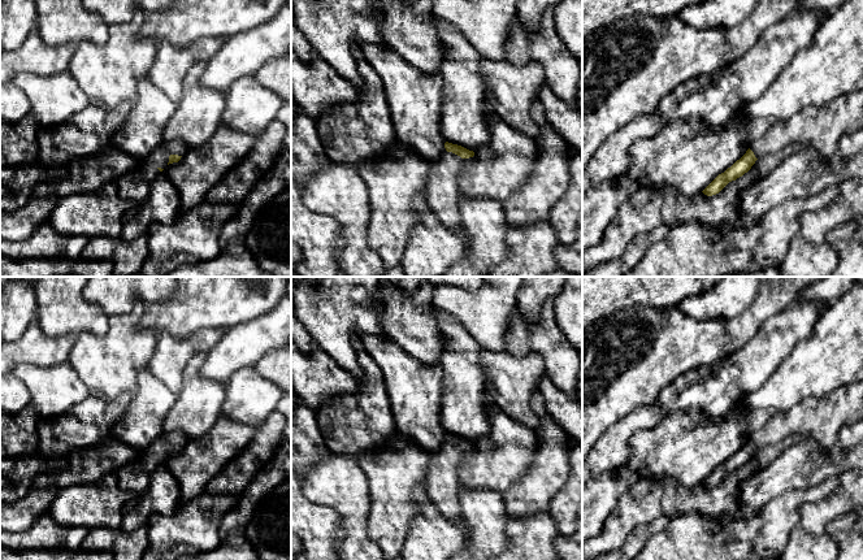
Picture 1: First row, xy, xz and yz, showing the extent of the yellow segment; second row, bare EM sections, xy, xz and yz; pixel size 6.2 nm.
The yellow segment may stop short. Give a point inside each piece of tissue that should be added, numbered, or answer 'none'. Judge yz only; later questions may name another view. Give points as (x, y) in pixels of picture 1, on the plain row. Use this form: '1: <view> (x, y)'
1: yz (820, 419)

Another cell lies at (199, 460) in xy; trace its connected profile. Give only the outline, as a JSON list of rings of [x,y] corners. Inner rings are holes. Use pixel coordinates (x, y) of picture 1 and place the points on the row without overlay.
[[[221,413],[207,434],[188,439],[178,453],[166,456],[162,463],[179,485],[179,504],[203,492],[205,485],[247,447],[255,430]]]

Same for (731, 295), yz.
[[[723,277],[712,288],[685,298],[677,305],[697,320],[741,314],[755,299],[764,277]]]

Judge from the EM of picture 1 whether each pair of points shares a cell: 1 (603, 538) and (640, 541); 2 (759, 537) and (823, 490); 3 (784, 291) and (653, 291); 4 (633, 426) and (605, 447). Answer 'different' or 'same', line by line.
1: different
2: same
3: different
4: same

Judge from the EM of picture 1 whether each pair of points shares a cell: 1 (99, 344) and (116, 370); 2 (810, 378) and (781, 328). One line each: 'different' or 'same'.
1: same
2: different

